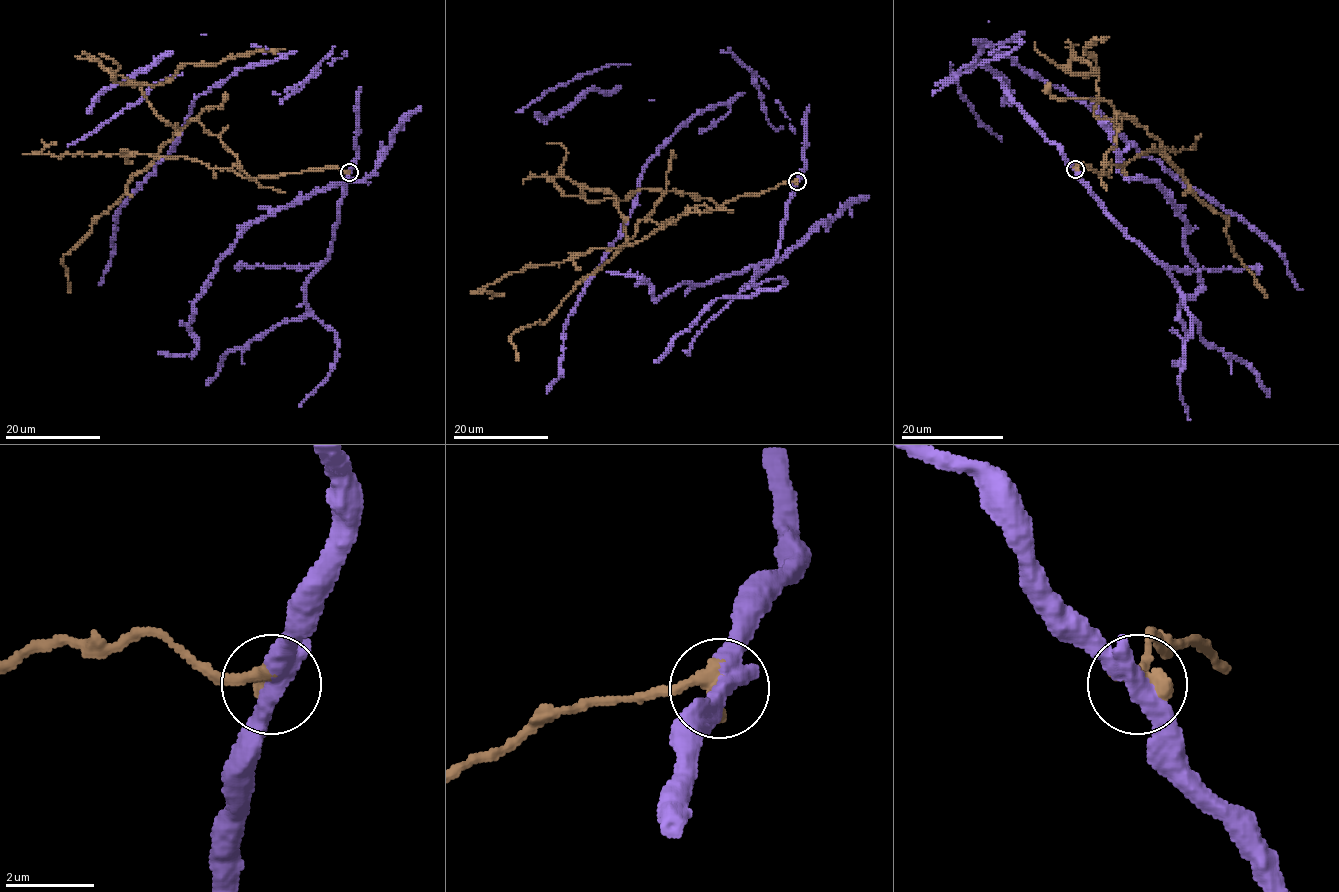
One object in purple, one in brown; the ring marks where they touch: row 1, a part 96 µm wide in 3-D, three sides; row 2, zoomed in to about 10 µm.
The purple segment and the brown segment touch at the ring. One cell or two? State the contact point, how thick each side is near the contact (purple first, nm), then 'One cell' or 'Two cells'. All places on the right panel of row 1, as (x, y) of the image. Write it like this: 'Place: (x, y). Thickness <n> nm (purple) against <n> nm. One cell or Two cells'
Place: (1075, 169). Thickness 360 nm (purple) against 480 nm. Two cells

